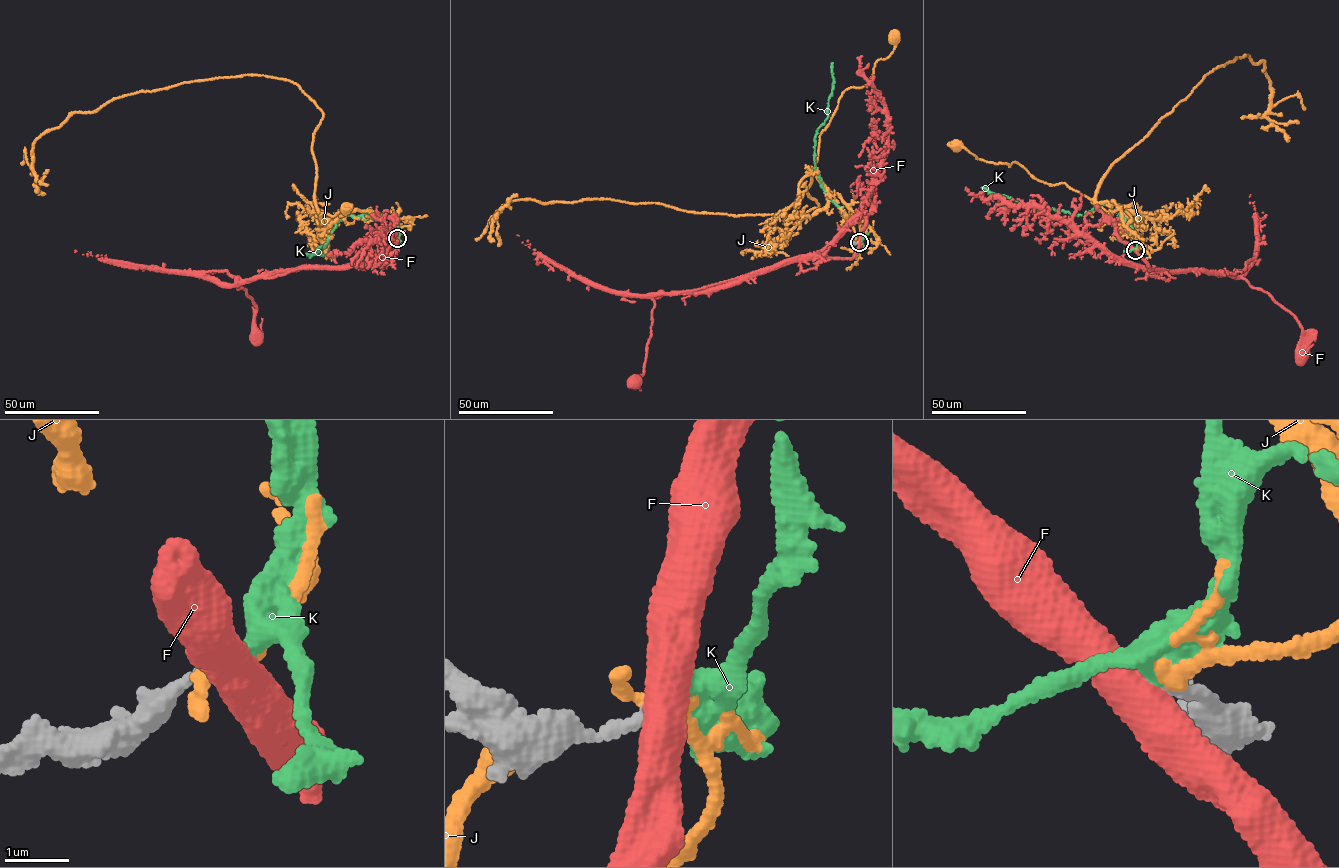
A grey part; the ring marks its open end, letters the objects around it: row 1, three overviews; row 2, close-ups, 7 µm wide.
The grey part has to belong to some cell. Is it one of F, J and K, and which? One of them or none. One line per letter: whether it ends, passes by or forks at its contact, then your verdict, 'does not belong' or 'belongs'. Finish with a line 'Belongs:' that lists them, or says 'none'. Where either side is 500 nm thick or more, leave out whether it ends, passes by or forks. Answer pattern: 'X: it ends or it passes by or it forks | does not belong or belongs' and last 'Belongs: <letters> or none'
F: does not belong
J: it ends | does not belong
K: it ends | belongs
Belongs: K

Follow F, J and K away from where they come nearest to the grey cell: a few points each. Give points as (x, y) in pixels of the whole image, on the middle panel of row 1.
F: (858, 242), (852, 257), (787, 262), (697, 289), (657, 293), (652, 297), (651, 329), (643, 373), (632, 381)
J: (859, 242), (858, 248), (867, 225), (815, 172), (819, 136), (842, 93), (871, 82), (893, 38)
K: (859, 242), (865, 233), (861, 224), (831, 201), (815, 167), (814, 137), (827, 117), (833, 87), (832, 62)

